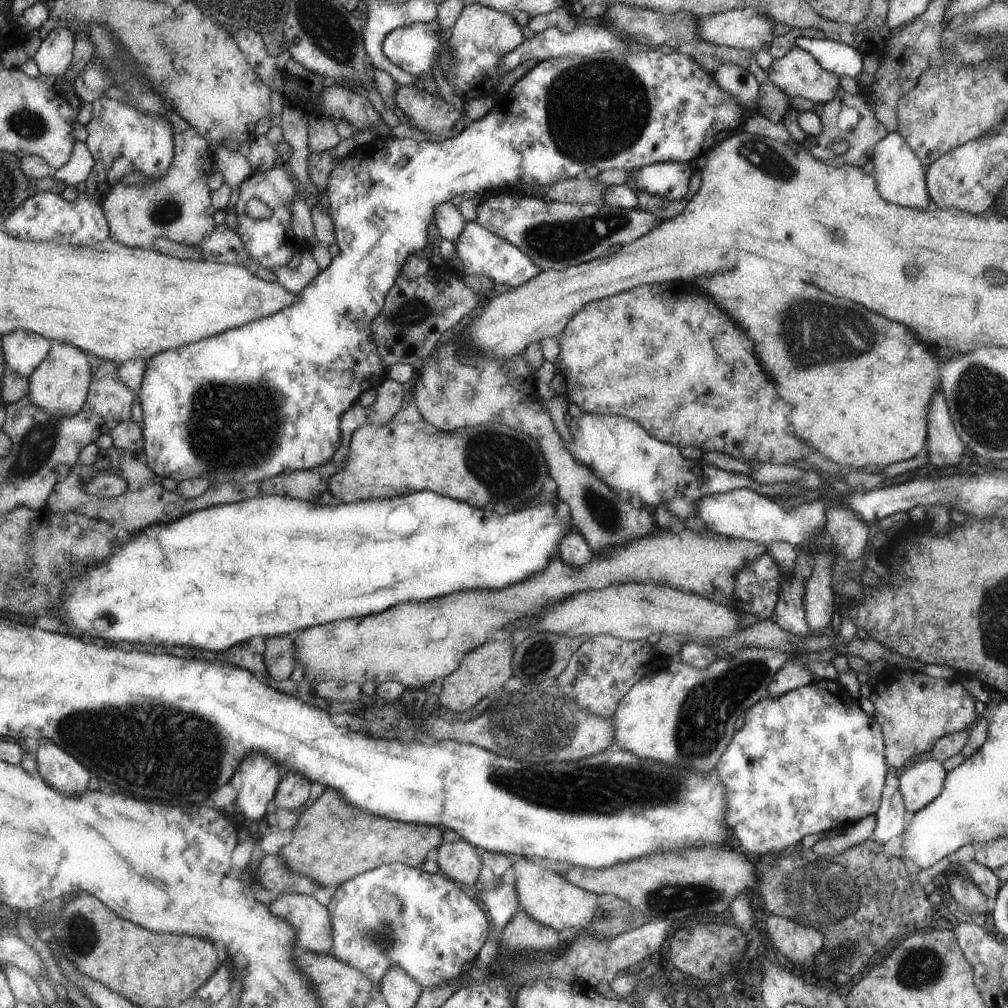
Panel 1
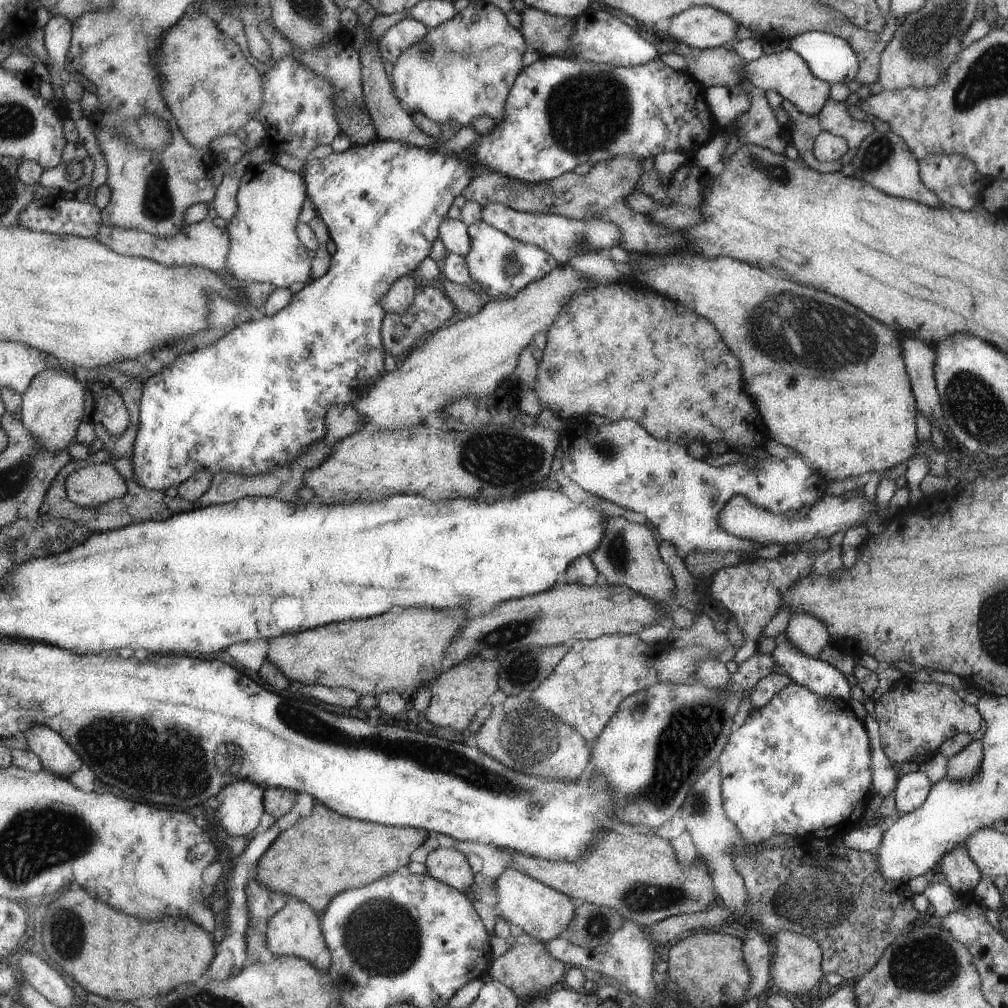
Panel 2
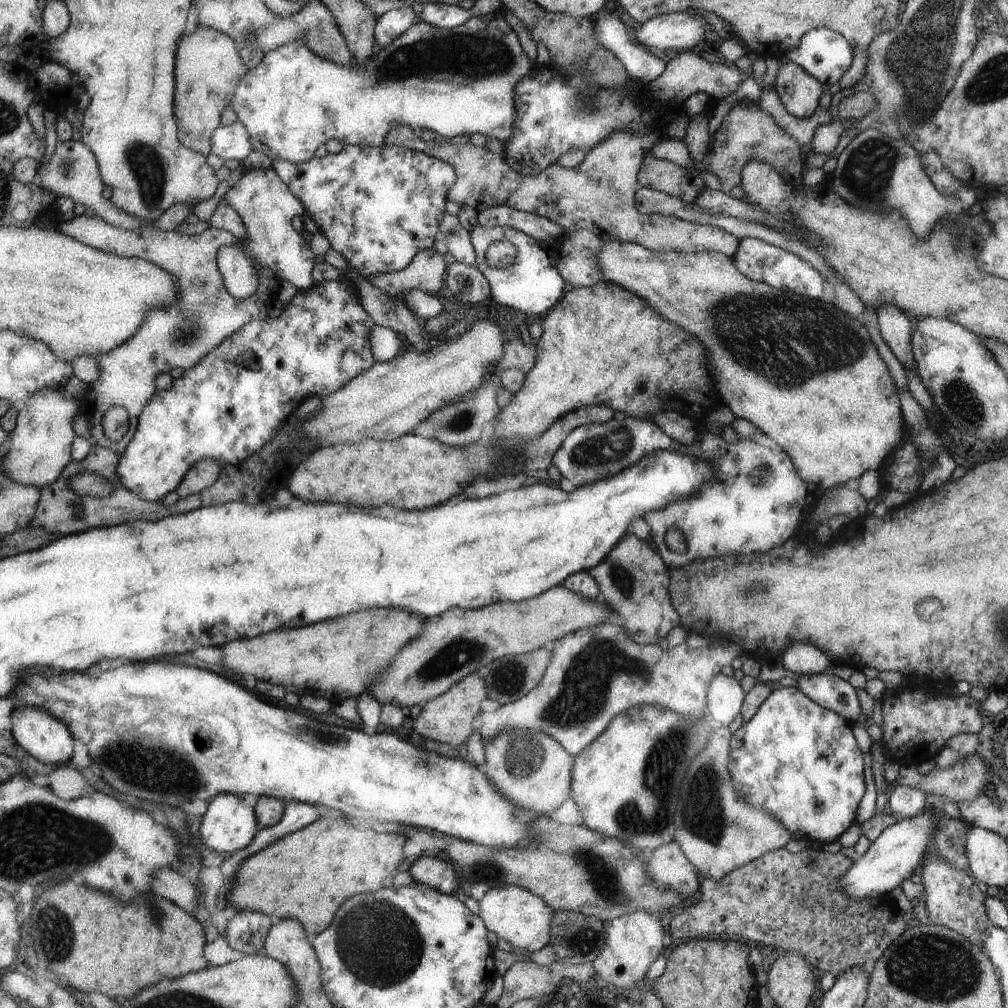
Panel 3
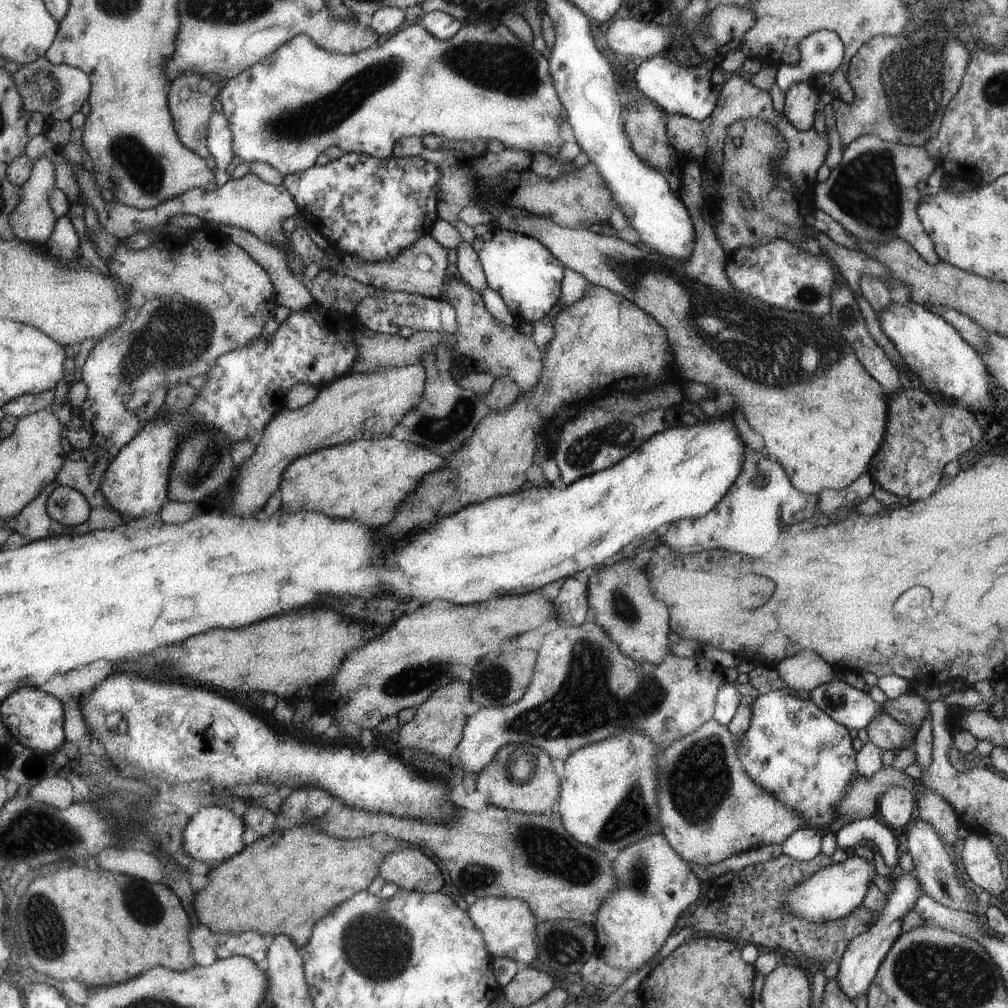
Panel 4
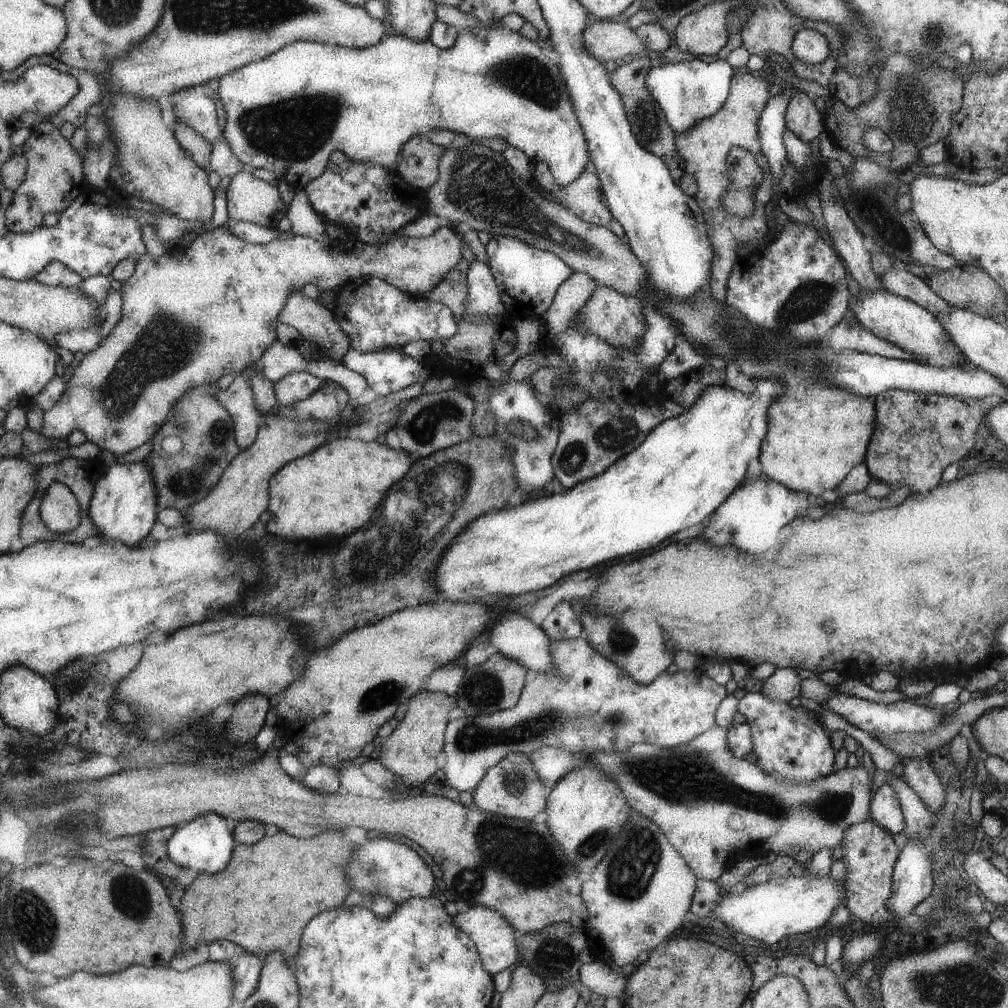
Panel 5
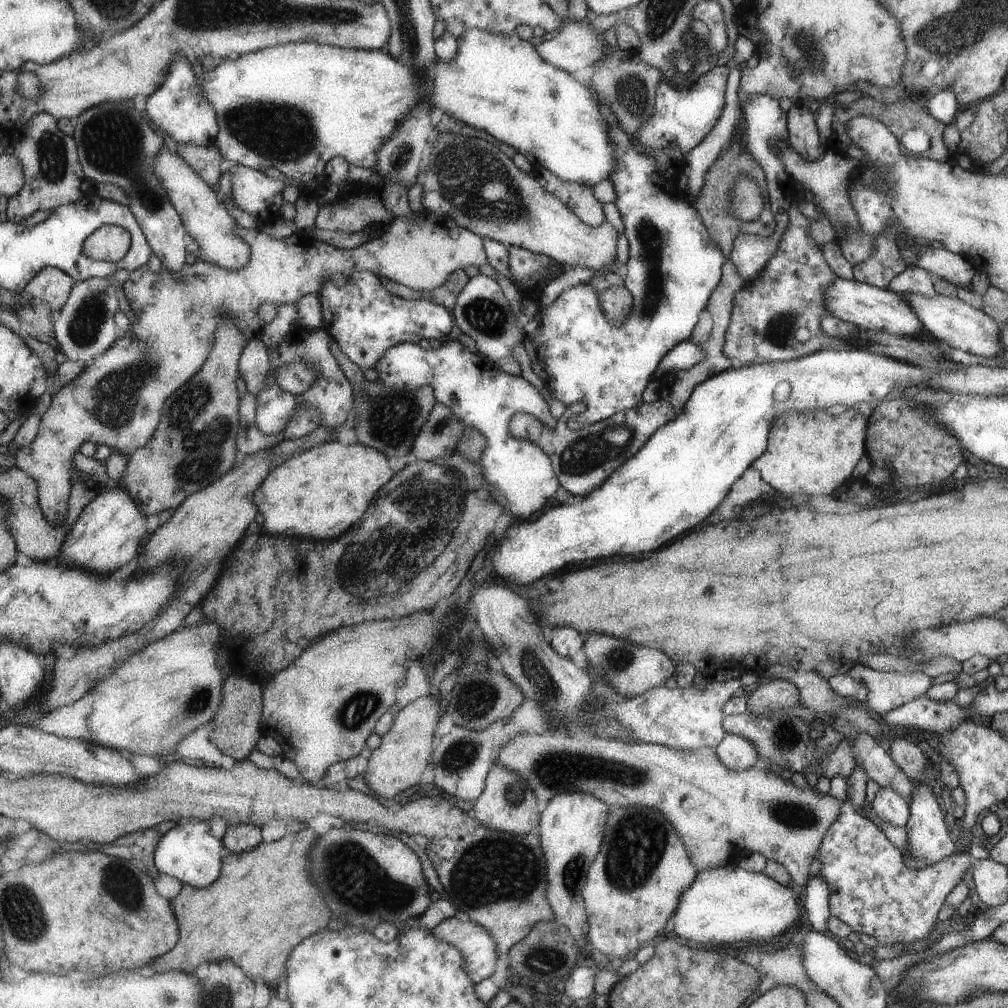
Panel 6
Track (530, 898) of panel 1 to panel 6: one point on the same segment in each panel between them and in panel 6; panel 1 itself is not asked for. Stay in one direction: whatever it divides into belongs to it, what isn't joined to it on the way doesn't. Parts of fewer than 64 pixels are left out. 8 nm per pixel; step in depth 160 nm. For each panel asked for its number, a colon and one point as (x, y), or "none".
2: (534, 908)
3: (522, 918)
4: (508, 926)
5: (494, 938)
6: (478, 947)

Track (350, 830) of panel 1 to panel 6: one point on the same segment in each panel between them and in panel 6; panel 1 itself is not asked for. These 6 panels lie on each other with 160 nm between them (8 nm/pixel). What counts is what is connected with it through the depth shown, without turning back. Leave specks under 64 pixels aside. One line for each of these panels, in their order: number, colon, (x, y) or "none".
2: (322, 853)
3: (308, 873)
4: (308, 874)
5: (262, 899)
6: (263, 906)

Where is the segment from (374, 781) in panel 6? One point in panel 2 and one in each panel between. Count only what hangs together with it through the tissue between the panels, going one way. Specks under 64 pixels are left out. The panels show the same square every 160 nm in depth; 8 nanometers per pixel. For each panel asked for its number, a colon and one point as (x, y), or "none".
2: (458, 692)
3: (447, 718)
4: (436, 726)
5: (412, 748)

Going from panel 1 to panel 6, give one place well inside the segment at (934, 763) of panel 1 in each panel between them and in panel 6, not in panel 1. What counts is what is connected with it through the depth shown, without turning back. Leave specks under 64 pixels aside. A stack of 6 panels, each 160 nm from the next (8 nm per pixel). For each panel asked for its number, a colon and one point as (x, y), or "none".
2: (911, 789)
3: (904, 802)
4: (897, 806)
5: (885, 809)
6: (889, 806)

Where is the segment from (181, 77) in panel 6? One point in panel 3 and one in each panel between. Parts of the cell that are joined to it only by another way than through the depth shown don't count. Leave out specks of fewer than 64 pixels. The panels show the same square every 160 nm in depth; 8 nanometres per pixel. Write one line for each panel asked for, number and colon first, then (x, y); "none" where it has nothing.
3: (230, 142)
4: (219, 137)
5: (191, 105)

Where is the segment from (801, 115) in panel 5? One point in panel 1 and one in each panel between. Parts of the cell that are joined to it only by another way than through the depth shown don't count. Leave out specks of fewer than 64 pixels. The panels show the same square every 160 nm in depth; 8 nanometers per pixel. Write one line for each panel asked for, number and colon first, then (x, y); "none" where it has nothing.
1: (797, 73)
2: (786, 73)
3: (798, 92)
4: (799, 100)

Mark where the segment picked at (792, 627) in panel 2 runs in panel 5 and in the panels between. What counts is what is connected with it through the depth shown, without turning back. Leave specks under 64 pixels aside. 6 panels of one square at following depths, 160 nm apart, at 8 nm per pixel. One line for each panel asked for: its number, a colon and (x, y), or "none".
3: (799, 658)
4: (803, 672)
5: (783, 684)

